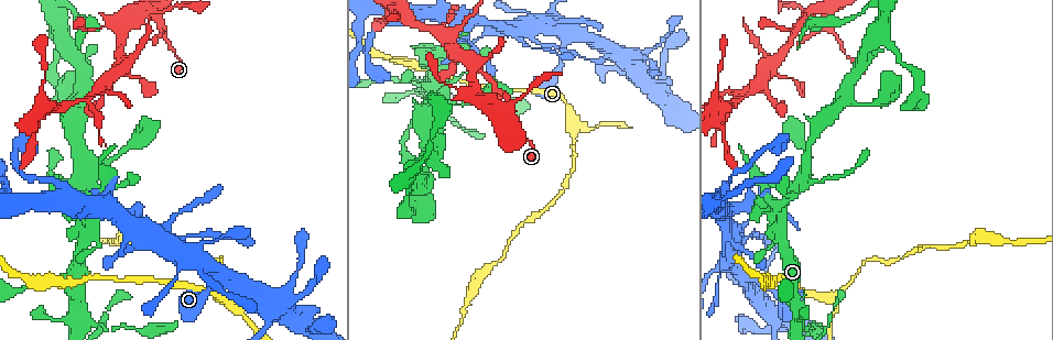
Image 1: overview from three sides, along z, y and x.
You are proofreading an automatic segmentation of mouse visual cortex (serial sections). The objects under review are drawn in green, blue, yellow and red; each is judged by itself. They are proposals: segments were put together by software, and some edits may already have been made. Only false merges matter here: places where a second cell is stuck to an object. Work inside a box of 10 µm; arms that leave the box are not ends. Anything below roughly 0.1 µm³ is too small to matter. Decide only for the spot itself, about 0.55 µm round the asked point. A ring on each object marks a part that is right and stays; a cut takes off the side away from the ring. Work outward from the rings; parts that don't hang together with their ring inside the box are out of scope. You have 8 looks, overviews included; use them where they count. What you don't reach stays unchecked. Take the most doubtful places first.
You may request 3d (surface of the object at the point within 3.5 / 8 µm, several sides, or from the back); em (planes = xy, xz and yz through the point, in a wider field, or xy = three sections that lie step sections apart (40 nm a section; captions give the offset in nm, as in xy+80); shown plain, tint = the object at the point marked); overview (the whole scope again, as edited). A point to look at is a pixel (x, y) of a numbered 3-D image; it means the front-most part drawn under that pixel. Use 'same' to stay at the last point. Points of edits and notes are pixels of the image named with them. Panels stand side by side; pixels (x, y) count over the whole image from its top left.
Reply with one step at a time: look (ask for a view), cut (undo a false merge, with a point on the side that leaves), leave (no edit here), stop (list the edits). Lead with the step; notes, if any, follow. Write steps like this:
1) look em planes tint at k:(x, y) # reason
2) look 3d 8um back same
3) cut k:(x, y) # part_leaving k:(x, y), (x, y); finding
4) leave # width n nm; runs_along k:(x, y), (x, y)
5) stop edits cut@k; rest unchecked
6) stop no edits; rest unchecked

look 3d 8um at 1:(574, 162)

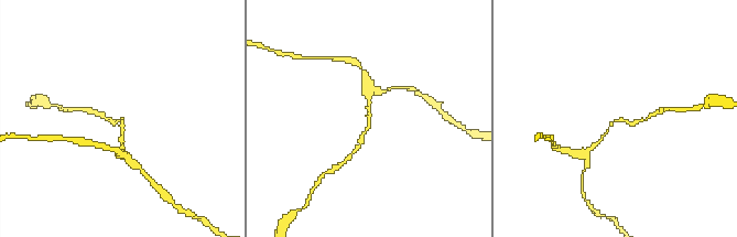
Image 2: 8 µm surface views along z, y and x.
look em xy step 2 tint same # arm_widths 150, 150 nm; need the tissue

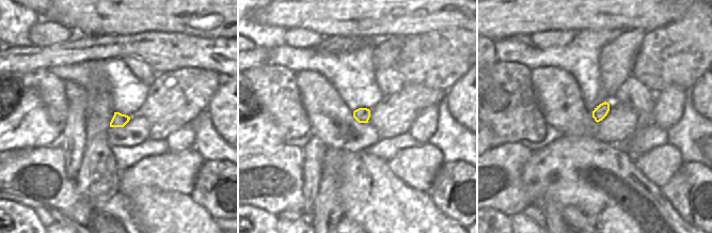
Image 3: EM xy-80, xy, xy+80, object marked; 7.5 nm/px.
leave # runs_along 2:(595, 147), (614, 121), (640, 119); continuous, no second cell

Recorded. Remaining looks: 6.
look 3d 3.5um at 1:(78, 322) # sharp bend

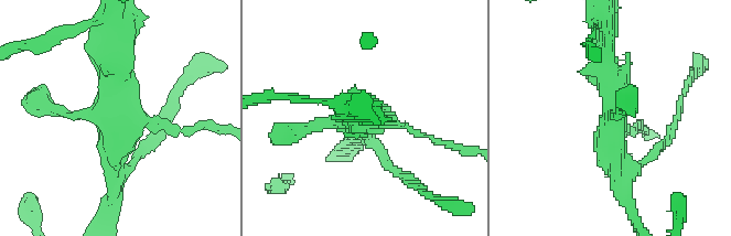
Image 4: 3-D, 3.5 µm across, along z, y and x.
look em xy step 2 tint at 4:(117, 117)

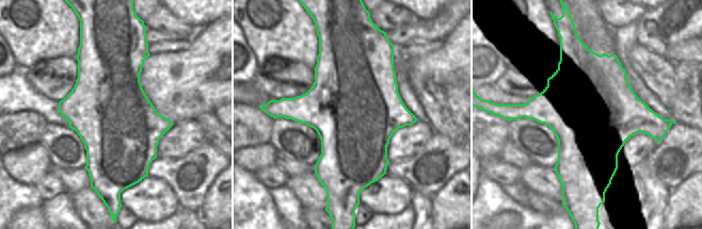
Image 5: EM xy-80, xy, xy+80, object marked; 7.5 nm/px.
leave # runs_along 4:(111, 44), (119, 116), (186, 129); one cell here

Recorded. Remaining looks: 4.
look 3d 3.5um at 1:(160, 21) # sharp bend

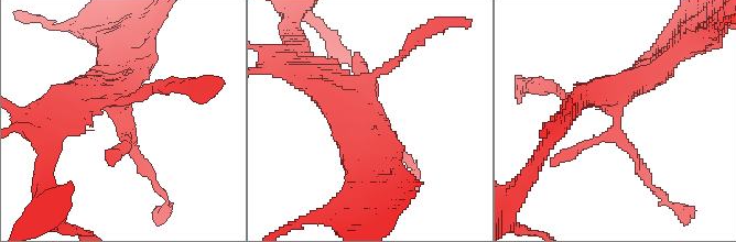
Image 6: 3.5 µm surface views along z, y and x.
look em xy step 5 tint at 6:(618, 119)

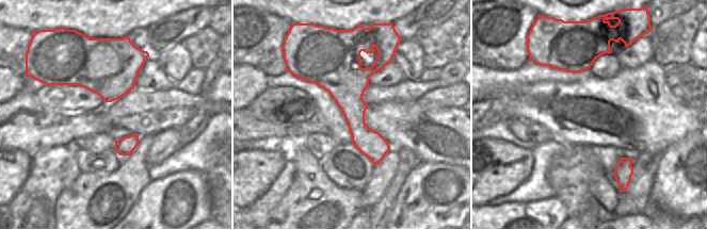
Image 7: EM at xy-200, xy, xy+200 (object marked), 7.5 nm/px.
leave # width 320 nm; runs_along 6:(151, 177), (114, 100), (73, 94); all the same cell

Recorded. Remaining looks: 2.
stop no edits; rest unchecked

